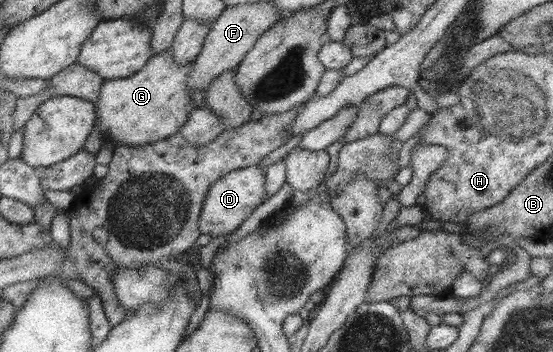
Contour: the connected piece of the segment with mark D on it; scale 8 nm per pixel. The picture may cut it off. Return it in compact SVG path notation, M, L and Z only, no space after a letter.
M257 166L231 170L211 183L205 193L201 212L199 212L199 220L197 220L199 233L215 238L217 235L230 234L235 231L242 221L251 215L257 205L267 199L264 197L263 183L264 169Z

